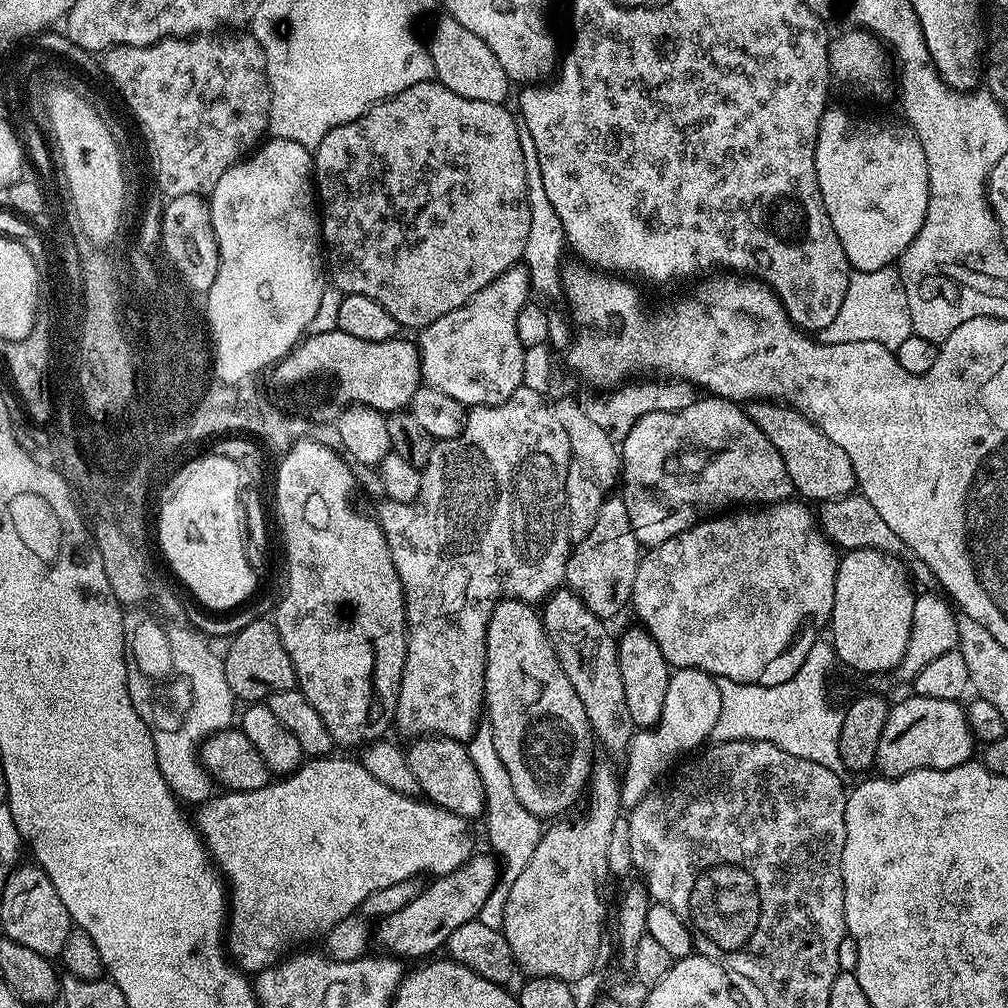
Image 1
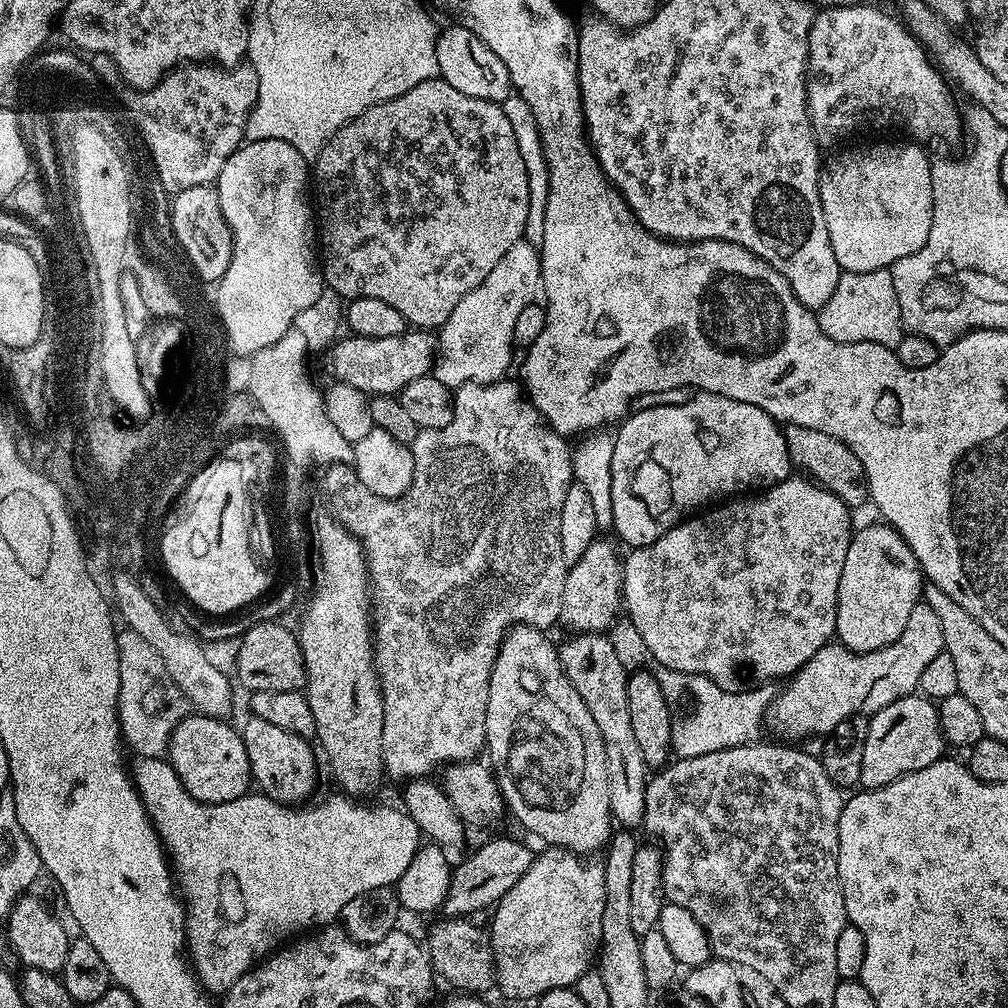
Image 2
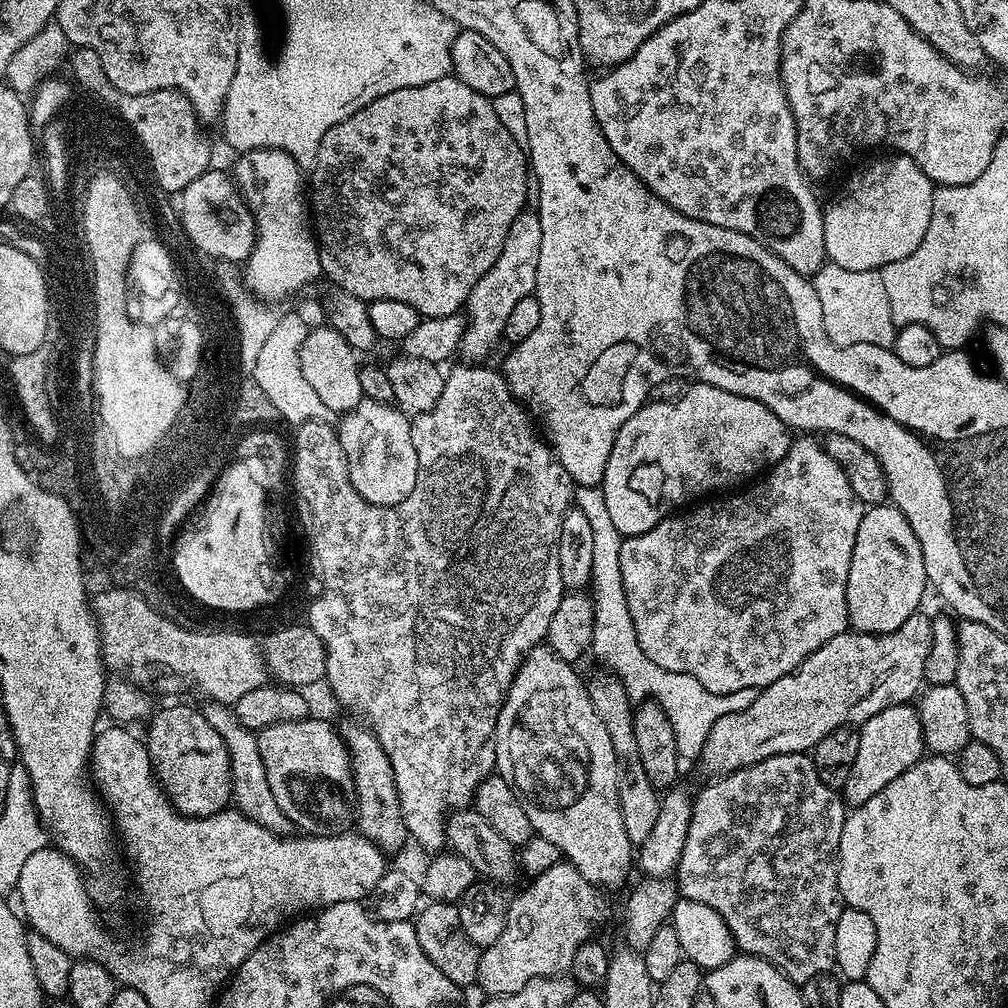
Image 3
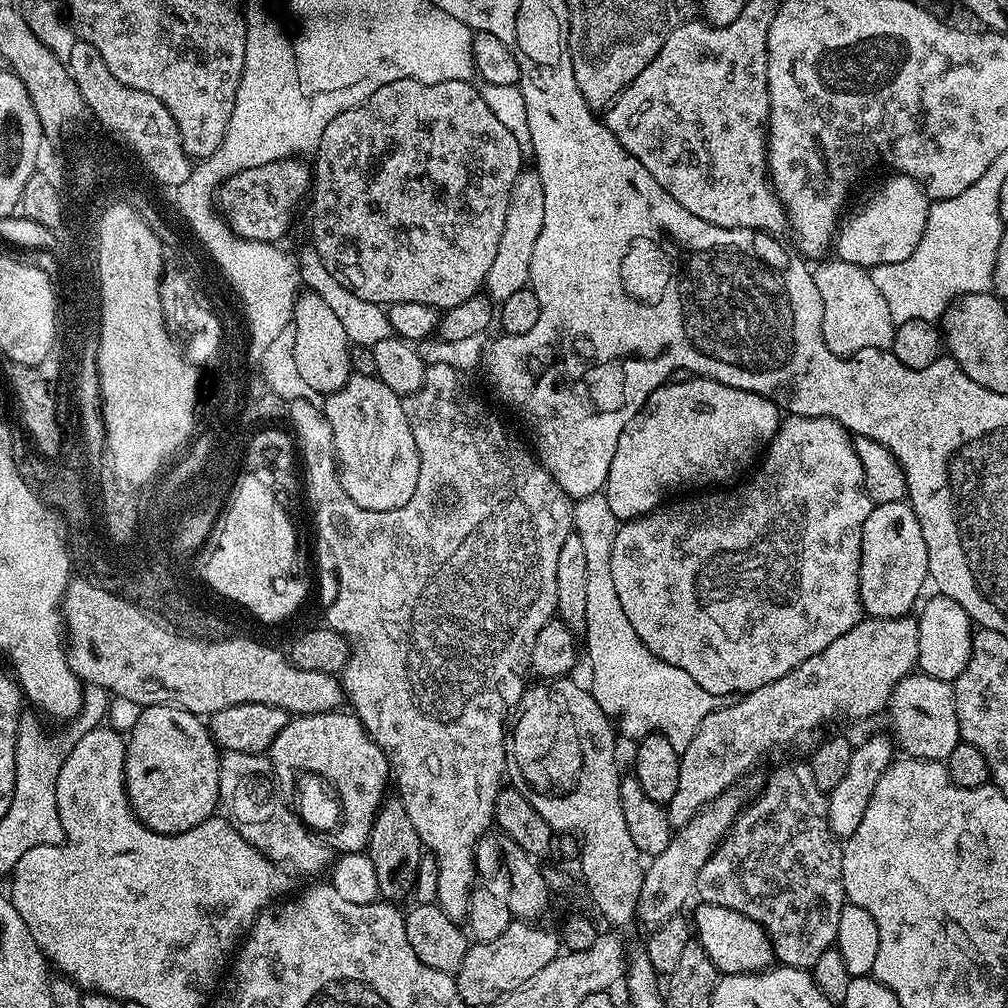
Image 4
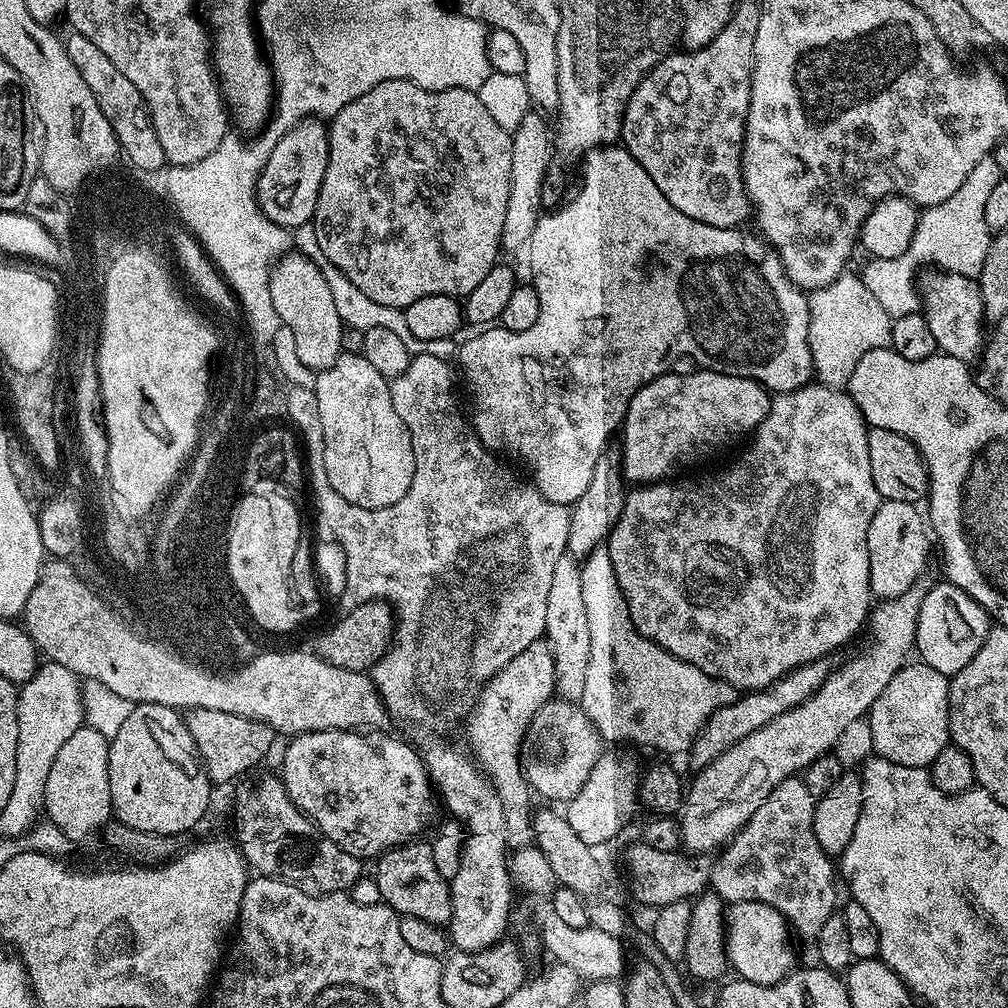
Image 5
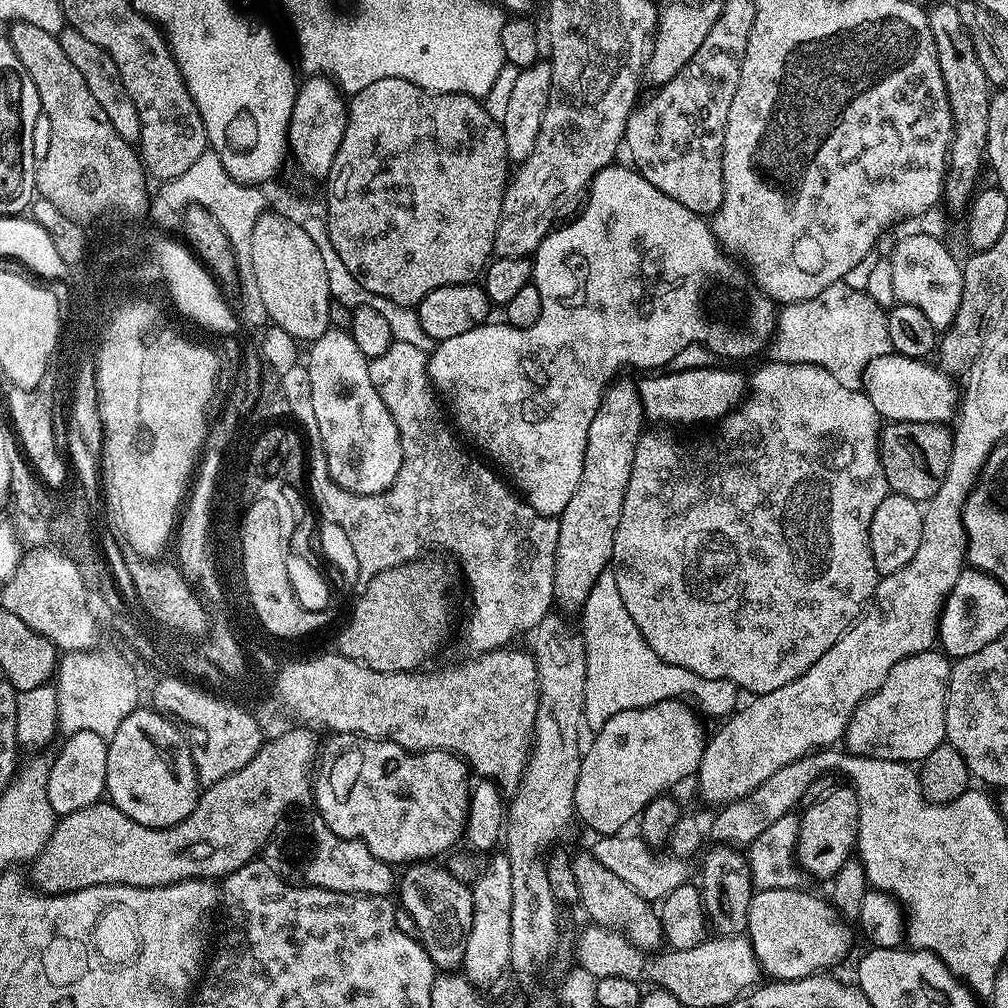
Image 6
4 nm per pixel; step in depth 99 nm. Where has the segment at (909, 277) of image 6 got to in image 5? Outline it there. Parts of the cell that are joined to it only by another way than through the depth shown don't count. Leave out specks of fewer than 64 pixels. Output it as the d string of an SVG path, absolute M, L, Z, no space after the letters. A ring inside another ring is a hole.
M924 270L918 276L918 291L922 301L922 315L934 333L937 349L943 355L958 358L964 364L975 365L986 347L986 321L979 283L971 276Z

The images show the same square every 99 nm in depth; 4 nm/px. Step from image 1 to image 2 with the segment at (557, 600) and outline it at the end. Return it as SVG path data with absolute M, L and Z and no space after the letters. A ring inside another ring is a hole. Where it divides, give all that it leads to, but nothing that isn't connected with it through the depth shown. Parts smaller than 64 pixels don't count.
M581 633L571 637L564 646L559 647L560 658L564 666L564 672L570 678L571 684L578 691L579 697L590 710L594 724L598 726L598 732L602 735L603 749L607 758L607 786L610 790L610 806L613 819L625 829L635 829L644 821L645 814L645 786L648 781L648 767L642 758L642 750L635 741L634 730L631 729L629 698L626 695L628 685L628 670L621 659L611 639L601 633Z

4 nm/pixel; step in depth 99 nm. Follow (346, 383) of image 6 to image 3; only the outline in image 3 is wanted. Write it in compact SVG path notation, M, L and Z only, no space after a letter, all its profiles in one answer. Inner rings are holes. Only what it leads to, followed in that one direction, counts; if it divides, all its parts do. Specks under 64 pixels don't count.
M364 398L337 425L337 443L345 459L348 480L372 505L397 505L417 481L417 451L413 448L411 419L392 404Z

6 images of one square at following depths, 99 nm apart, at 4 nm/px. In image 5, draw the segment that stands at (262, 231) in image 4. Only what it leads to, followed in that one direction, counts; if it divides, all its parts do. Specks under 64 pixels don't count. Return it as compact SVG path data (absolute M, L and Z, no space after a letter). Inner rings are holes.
M323 119L300 120L290 131L282 134L256 183L256 200L266 218L270 218L270 222L279 228L289 230L309 223L322 190L327 165L328 124Z

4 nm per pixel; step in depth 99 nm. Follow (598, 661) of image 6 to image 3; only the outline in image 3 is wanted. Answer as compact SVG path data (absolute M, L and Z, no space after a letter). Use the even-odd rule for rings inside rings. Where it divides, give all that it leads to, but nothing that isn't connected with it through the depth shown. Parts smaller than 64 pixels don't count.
M577 487L574 492L574 506L586 514L594 538L594 570L590 595L594 606L594 638L591 655L601 660L603 667L620 680L632 702L653 700L666 710L670 726L674 726L674 738L678 742L678 754L681 761L695 761L706 742L706 734L722 718L731 712L746 710L754 702L757 689L734 690L734 694L714 694L690 674L678 674L674 670L662 670L662 666L650 662L638 646L638 634L634 634L634 622L630 622L630 606L626 606L626 590L622 590L621 563L618 554L622 552L624 537L618 534L614 521L606 507L603 487Z

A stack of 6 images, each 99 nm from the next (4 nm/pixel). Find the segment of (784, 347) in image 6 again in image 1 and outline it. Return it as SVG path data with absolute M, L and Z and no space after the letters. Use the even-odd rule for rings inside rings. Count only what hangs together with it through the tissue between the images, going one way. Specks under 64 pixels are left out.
M889 266L870 270L869 272L853 271L848 278L846 286L846 298L842 298L842 306L838 314L818 333L821 344L837 344L838 342L878 342L882 346L895 350L906 342L906 338L913 335L912 323L910 322L910 306L906 302L906 290L900 281L900 273L895 267Z

